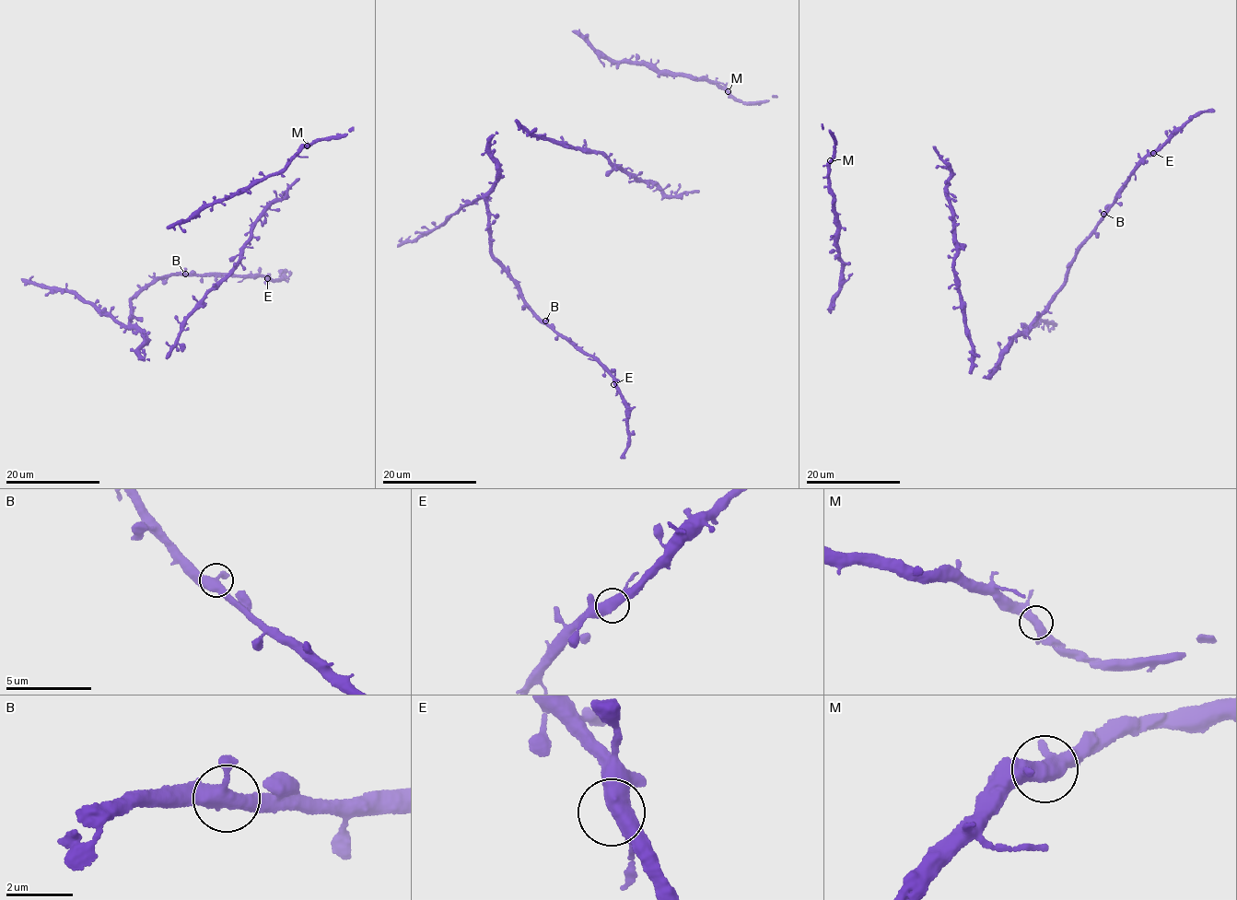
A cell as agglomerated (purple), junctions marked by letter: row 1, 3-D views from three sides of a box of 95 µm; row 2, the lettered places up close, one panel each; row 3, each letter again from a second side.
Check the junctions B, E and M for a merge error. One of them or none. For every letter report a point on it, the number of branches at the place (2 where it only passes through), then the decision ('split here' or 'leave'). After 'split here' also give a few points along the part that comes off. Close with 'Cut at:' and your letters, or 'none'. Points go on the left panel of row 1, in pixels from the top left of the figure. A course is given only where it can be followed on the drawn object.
B: place (185, 274); branches 3; leave
E: place (267, 278); branches 3; leave
M: place (307, 146); branches 3; leave
Cut at: none

